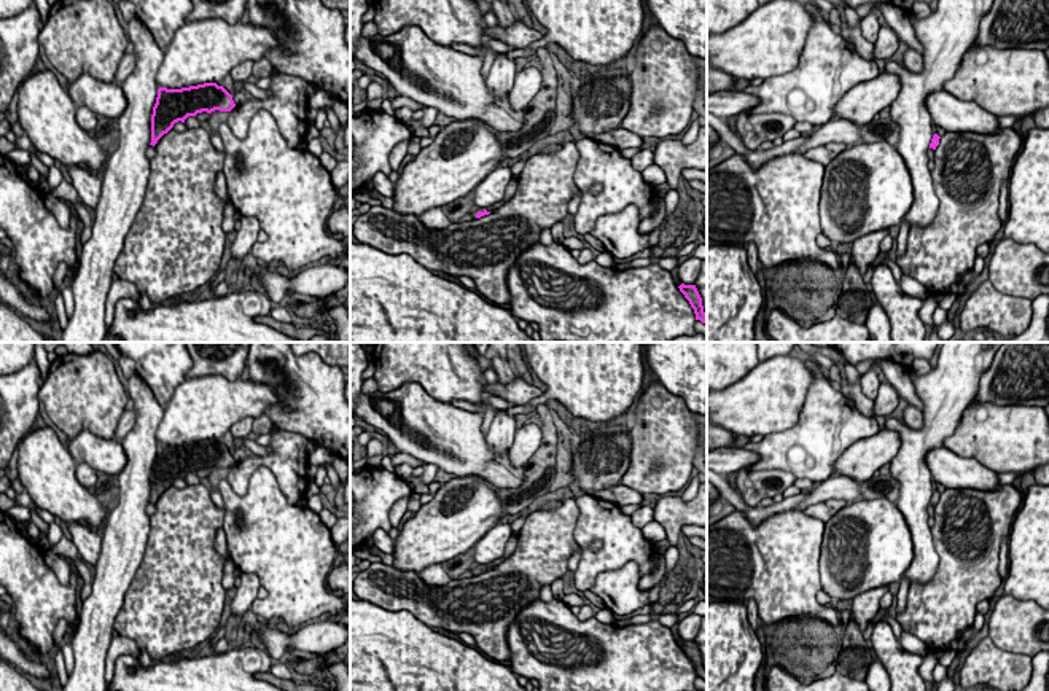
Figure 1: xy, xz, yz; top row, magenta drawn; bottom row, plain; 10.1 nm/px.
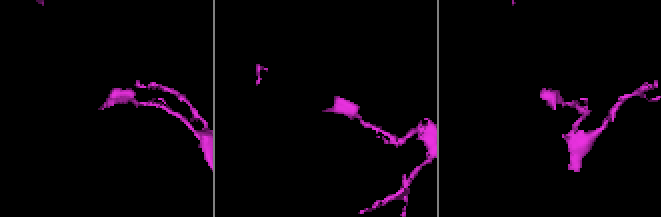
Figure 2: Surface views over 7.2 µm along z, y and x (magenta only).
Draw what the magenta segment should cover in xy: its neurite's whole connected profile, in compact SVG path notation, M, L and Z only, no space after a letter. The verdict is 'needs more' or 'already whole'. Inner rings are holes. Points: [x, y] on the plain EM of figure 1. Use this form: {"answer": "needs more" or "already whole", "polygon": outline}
{"answer": "already whole", "polygon": "M204 439L197 443L167 446L159 444L156 460L151 471L151 500L167 490L175 479L197 470L215 467L231 468L236 463L232 452L216 439Z"}

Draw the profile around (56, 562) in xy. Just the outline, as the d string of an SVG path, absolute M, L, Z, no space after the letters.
M48 551L45 562L54 570L59 581L65 586L70 583L70 567L67 560L51 551Z

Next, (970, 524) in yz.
M1012 484L995 490L946 489L939 495L931 527L939 567L926 584L909 586L906 608L895 616L906 632L928 646L930 653L941 654L953 640L960 640L961 632L974 623L977 603L995 595L1001 584L1001 541L1009 537L1022 502L1024 495Z

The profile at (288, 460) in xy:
M274 427L267 455L248 454L242 462L231 467L228 482L239 495L247 494L252 473L259 467L267 467L290 505L298 505L304 497L310 481L307 474L309 452L307 438L301 433Z

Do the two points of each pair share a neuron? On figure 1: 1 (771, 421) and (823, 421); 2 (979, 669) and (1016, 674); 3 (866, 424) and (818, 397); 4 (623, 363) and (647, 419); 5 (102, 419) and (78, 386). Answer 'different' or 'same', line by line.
1: different
2: same
3: same
4: different
5: same

